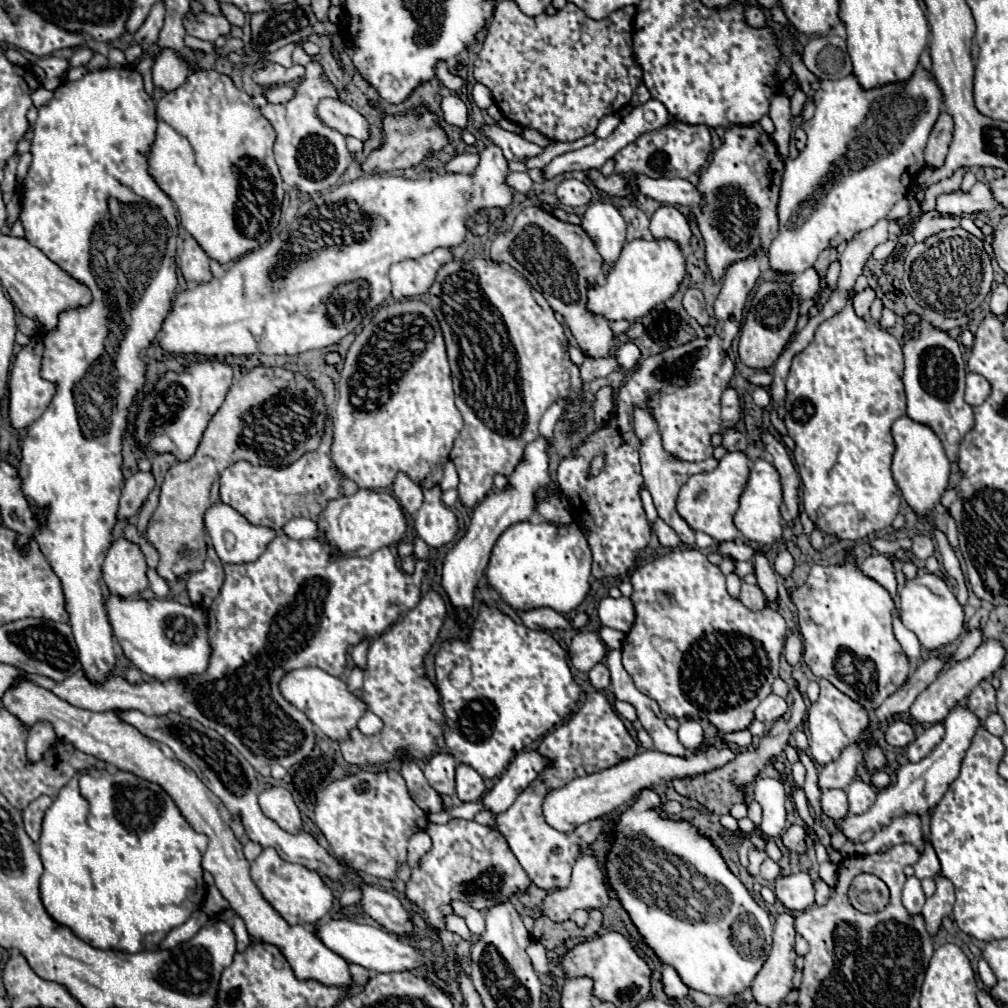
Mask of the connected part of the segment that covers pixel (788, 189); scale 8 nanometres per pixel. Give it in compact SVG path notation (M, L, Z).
M920 64L918 68L914 70L914 74L904 80L904 82L890 82L890 84L884 84L884 86L876 86L876 88L870 88L870 90L864 90L856 76L854 74L848 74L846 78L840 78L840 80L822 80L816 94L814 94L814 104L816 104L816 112L810 120L806 120L802 124L806 136L808 136L808 142L806 142L806 148L798 154L798 158L794 158L792 162L786 162L784 164L784 174L782 174L782 184L780 184L780 200L778 200L778 220L780 220L780 226L778 226L778 234L776 238L772 240L770 248L768 248L768 262L770 262L770 268L774 272L780 272L780 274L800 274L804 272L806 268L810 268L818 254L828 248L828 246L838 246L840 242L844 240L850 240L856 232L860 230L866 230L870 226L874 226L880 218L886 218L888 212L892 210L892 206L902 200L910 186L912 186L912 176L916 176L916 172L920 172L920 168L926 168L926 160L924 160L924 148L926 148L926 142L928 142L928 136L930 136L930 130L940 114L940 104L942 104L942 90L940 86L936 84L934 76L924 70Z

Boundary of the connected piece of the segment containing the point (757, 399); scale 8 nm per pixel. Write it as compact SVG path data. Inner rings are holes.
M756 387L753 390L752 398L754 403L762 409L766 408L771 402L769 391L762 387Z

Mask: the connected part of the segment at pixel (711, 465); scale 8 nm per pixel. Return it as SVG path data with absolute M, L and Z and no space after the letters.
M632 408L632 426L634 426L634 432L636 432L638 440L640 440L640 464L642 464L644 486L650 490L650 494L654 498L654 506L656 506L658 516L680 536L680 540L686 546L694 546L694 530L676 512L676 498L678 498L680 488L686 484L686 480L692 474L700 474L700 472L714 470L718 466L718 460L716 458L708 458L708 460L702 460L702 462L684 462L684 460L678 460L676 456L668 454L664 450L664 446L662 446L662 438L660 438L660 432L658 432L658 424L656 424L656 420L650 414L648 408Z

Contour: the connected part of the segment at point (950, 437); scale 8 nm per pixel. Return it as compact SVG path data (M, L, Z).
M906 314L904 322L908 326L914 326L920 330L918 338L904 336L904 390L908 398L908 416L932 428L932 432L940 438L946 456L956 462L958 458L958 446L960 440L972 430L974 426L974 414L972 406L964 400L964 380L966 380L966 364L962 360L962 350L958 340L950 338L946 332L932 328L926 320L922 320L918 314Z

